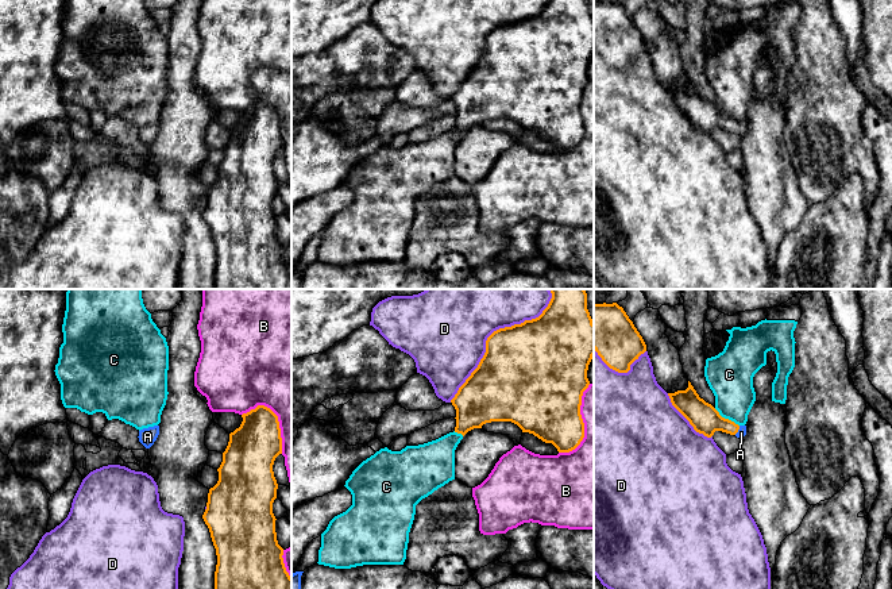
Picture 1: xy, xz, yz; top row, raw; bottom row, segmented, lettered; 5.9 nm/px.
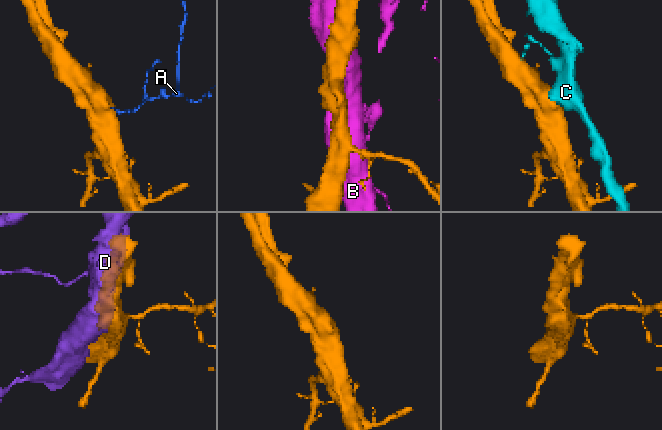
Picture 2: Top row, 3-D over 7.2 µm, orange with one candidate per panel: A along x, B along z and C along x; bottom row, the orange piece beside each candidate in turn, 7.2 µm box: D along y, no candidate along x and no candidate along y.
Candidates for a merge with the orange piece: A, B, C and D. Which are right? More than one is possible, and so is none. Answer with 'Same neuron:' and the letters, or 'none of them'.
Same neuron: A

